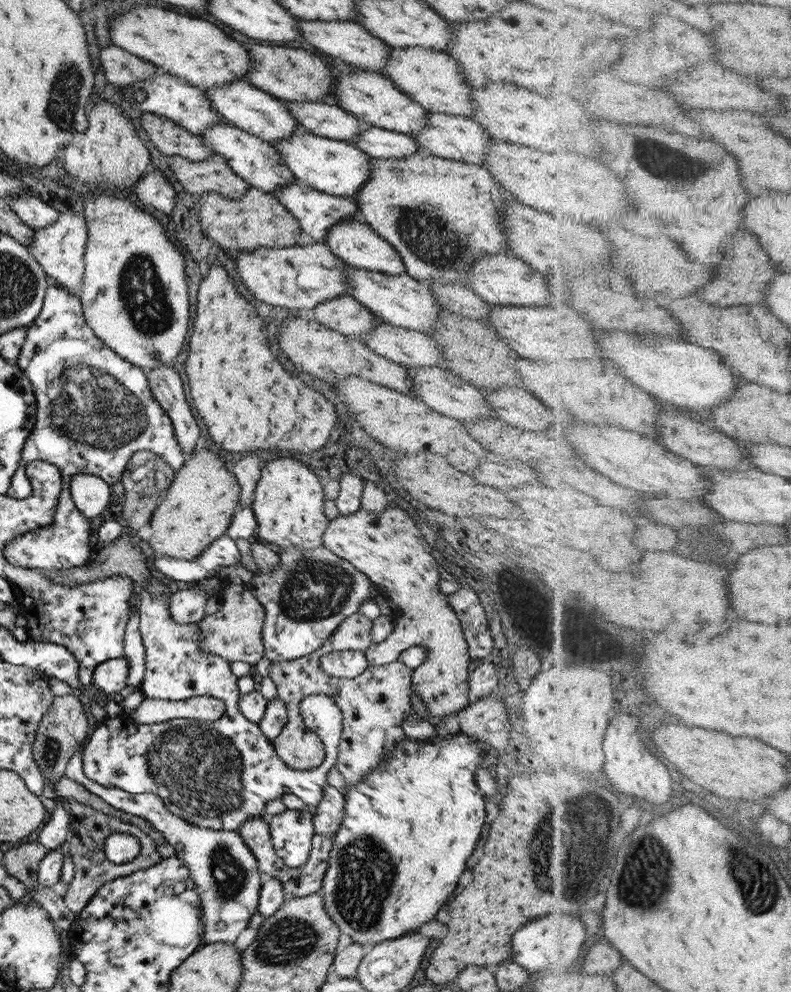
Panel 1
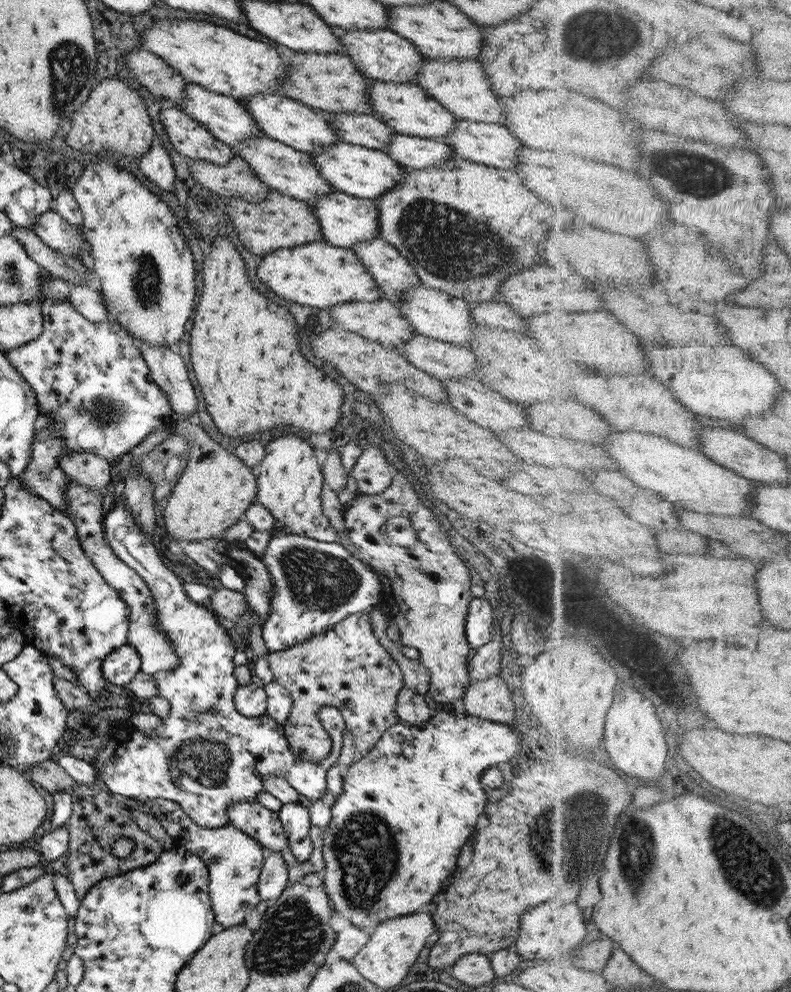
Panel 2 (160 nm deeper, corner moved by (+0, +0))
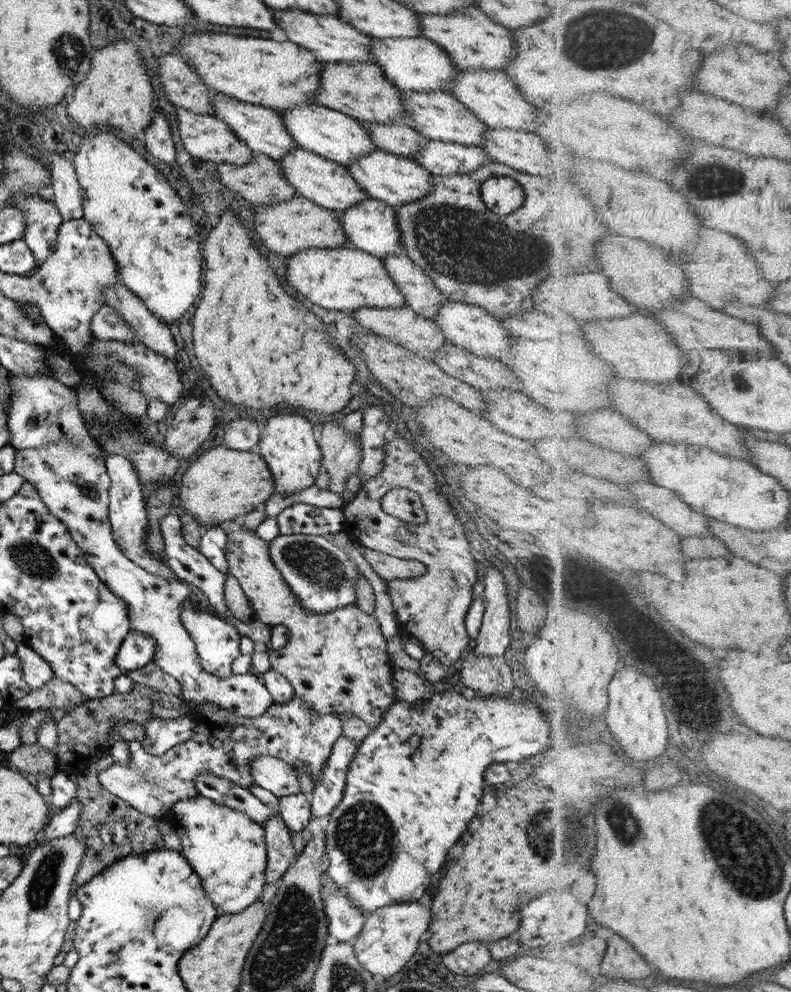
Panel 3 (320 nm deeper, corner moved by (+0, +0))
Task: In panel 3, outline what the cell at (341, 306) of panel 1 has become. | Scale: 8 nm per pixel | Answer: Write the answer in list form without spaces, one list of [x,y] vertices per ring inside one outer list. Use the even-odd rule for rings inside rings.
[[[405,305],[397,308],[361,307],[357,310],[351,310],[349,314],[361,326],[368,328],[371,334],[381,335],[387,341],[398,344],[416,354],[435,352],[436,350],[440,350],[444,344],[449,343],[445,335],[431,319],[426,319]]]

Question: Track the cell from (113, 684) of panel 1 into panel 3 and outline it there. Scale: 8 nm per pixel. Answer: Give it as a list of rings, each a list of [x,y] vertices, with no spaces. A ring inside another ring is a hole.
[[[129,629],[123,637],[113,664],[125,674],[151,663],[155,641],[142,632]]]

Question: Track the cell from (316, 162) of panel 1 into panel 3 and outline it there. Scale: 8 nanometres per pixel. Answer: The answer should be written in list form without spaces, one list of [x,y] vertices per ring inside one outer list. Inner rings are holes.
[[[373,150],[344,165],[349,176],[365,191],[368,198],[384,202],[394,208],[412,200],[424,198],[432,191],[431,174],[411,158]]]

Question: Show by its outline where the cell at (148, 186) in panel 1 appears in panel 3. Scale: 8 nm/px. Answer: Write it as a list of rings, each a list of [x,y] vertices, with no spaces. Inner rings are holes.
[[[153,107],[151,124],[145,127],[145,132],[141,137],[145,150],[166,165],[175,164],[175,149],[171,142],[171,132],[165,116],[158,108]]]

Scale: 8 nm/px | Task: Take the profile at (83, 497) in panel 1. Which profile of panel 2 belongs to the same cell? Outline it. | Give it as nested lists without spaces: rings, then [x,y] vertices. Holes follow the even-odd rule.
[[[71,451],[58,458],[62,472],[75,482],[90,489],[102,492],[102,496],[109,494],[111,489],[110,476],[112,470],[108,462],[94,452],[76,453]]]

